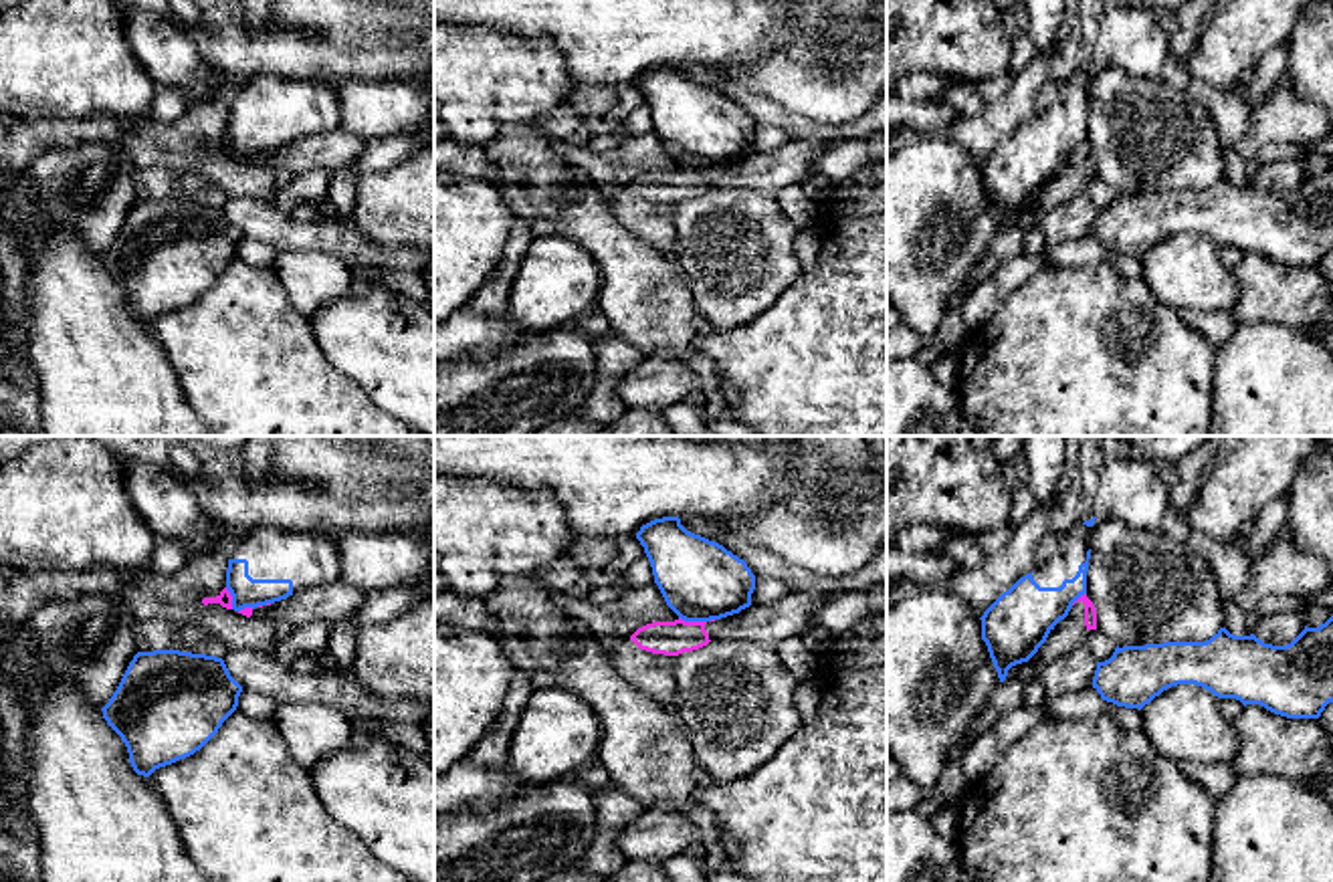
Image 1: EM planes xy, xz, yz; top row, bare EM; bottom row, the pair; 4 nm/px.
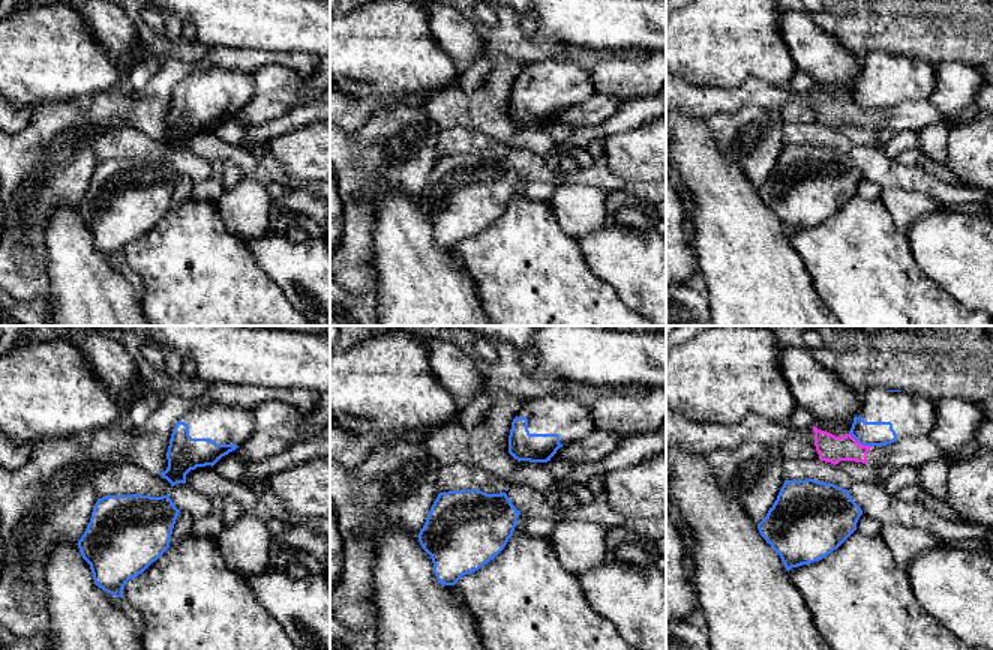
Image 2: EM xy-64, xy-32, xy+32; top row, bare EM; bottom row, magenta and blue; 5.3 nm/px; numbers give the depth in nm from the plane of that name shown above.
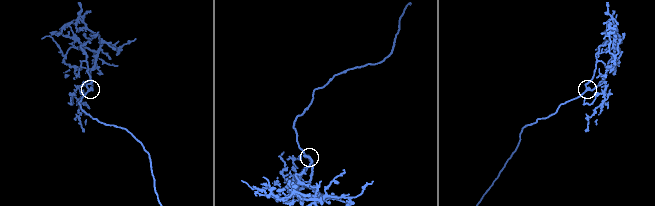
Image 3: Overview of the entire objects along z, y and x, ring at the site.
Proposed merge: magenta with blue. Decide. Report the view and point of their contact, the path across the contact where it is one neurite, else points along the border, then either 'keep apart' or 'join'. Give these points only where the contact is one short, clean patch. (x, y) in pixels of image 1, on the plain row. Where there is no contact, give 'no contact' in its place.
xz (693, 170) | along xz (679, 164), (691, 170), (705, 170) | keep apart

